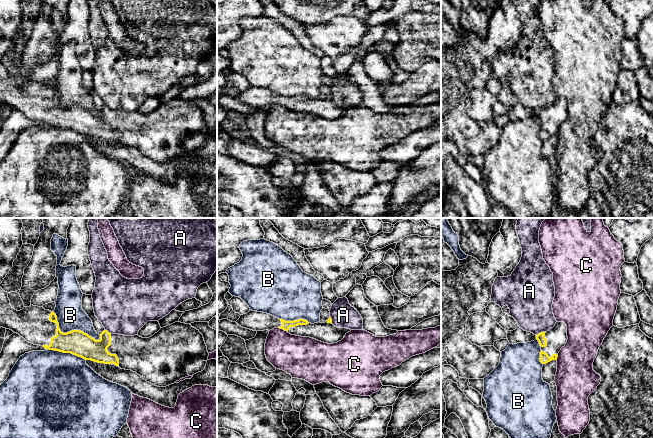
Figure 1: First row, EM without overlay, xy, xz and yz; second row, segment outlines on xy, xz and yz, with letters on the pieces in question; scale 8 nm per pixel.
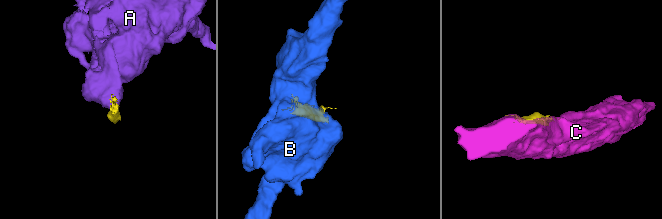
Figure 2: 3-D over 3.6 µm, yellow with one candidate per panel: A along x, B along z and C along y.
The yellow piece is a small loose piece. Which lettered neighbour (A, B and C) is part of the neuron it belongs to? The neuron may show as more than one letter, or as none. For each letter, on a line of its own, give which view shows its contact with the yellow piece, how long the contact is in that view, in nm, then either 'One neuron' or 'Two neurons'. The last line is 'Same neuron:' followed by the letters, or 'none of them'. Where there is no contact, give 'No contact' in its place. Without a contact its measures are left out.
A: Touches yellow in yz. Shared border 90 nm. Two neurons
B: Touches yellow in xy. Shared border 460 nm. Two neurons
C: Touches yellow in xz. Shared border 90 nm. Two neurons
Same neuron: none of them

